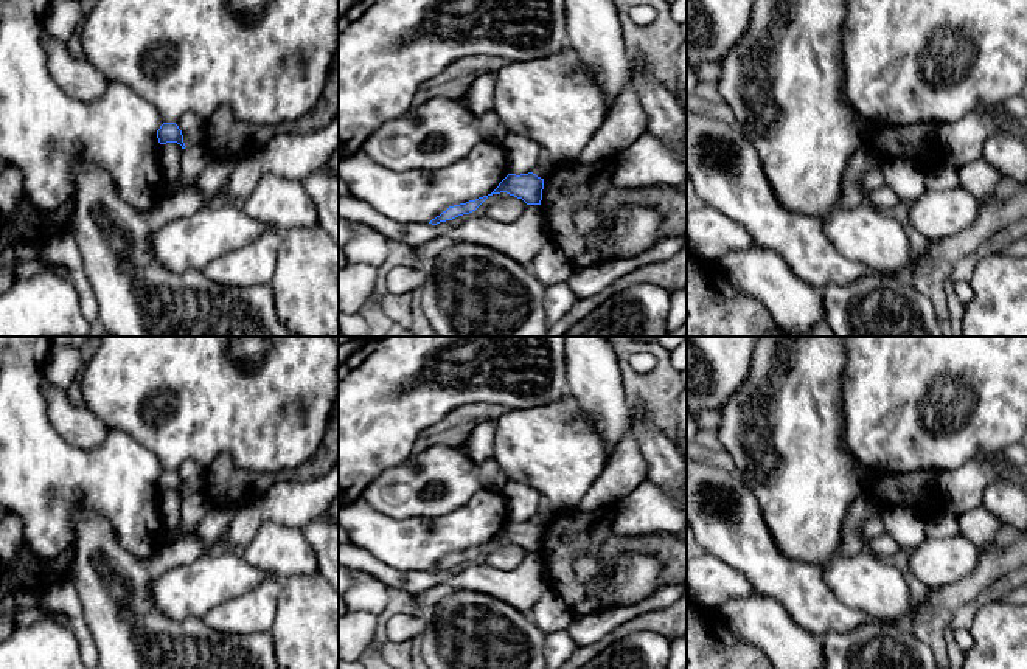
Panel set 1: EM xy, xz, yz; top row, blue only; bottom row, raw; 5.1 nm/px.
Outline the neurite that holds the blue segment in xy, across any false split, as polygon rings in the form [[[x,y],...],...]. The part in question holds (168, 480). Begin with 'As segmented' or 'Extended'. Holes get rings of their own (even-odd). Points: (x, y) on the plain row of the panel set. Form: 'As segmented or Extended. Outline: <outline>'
As segmented. Outline: [[[163,470],[157,478],[157,486],[160,492],[177,490],[185,497],[182,478],[176,470]]]

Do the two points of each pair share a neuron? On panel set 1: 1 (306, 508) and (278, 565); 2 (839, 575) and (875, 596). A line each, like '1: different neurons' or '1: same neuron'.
1: different neurons
2: same neuron

